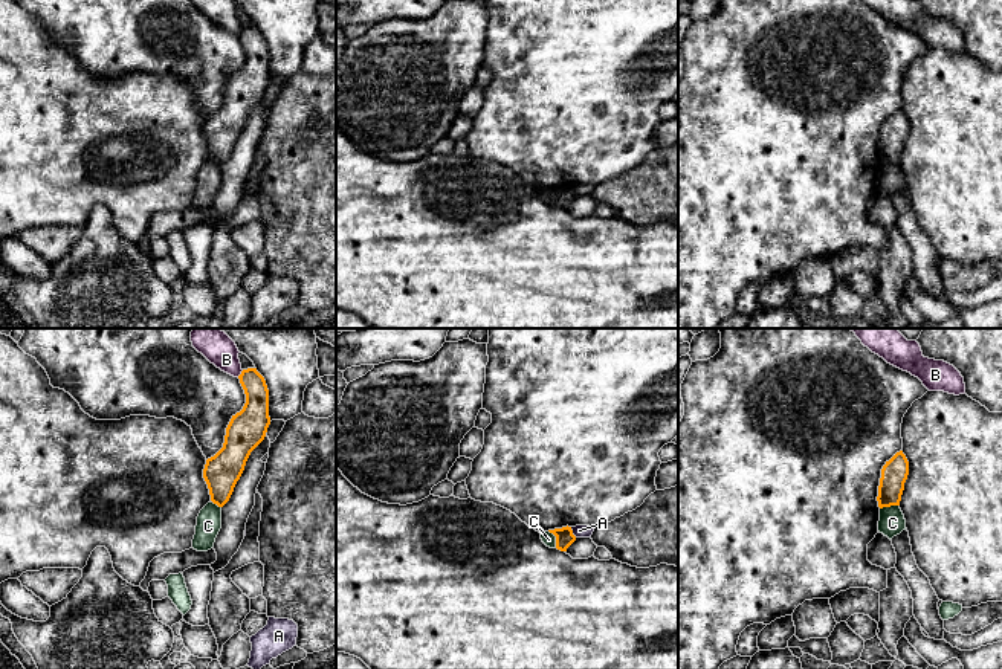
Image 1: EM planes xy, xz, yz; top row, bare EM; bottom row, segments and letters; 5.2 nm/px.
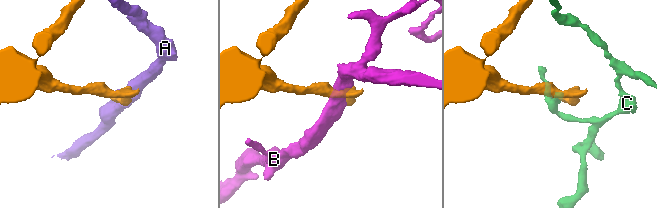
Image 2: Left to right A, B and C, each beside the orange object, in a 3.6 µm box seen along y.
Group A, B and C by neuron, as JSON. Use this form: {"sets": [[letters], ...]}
{"sets": [["A"], ["B"], ["C"]]}

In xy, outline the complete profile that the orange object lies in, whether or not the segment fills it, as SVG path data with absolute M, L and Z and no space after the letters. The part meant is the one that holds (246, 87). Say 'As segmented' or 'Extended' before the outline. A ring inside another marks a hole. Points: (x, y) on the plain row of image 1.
As segmented. M257 26L243 27L238 34L246 52L246 61L232 73L223 105L206 118L203 136L211 159L223 165L240 137L250 110L264 98L270 82L269 47Z

